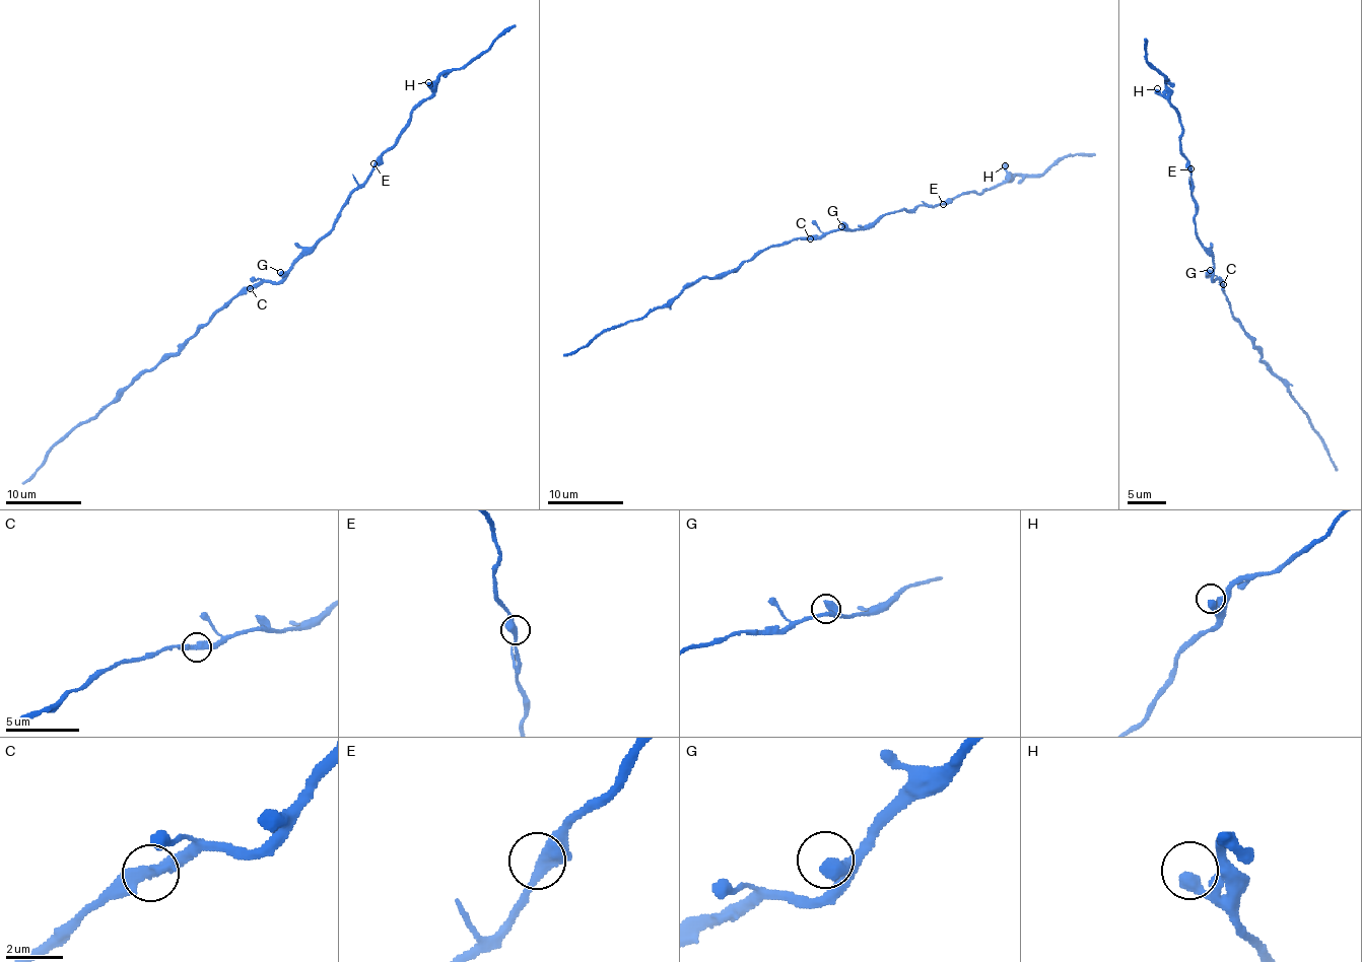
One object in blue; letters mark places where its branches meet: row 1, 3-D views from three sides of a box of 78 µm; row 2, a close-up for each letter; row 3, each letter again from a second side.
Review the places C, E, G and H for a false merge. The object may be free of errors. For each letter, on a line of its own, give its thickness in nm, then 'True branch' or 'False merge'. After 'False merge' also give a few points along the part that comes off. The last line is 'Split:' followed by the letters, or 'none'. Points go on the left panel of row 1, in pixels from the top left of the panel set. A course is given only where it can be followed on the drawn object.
C: Thickness 420 nm. True branch
E: Thickness 400 nm. True branch
G: Thickness 400 nm. True branch
H: Thickness 440 nm. True branch
Split: none

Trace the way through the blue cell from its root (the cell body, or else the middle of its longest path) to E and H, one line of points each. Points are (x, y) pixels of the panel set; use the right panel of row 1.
E: (1212, 277), (1212, 254), (1202, 245), (1196, 231), (1190, 168)
H: (1212, 277), (1212, 254), (1202, 245), (1196, 231), (1190, 165), (1180, 146), (1178, 113), (1157, 88)

